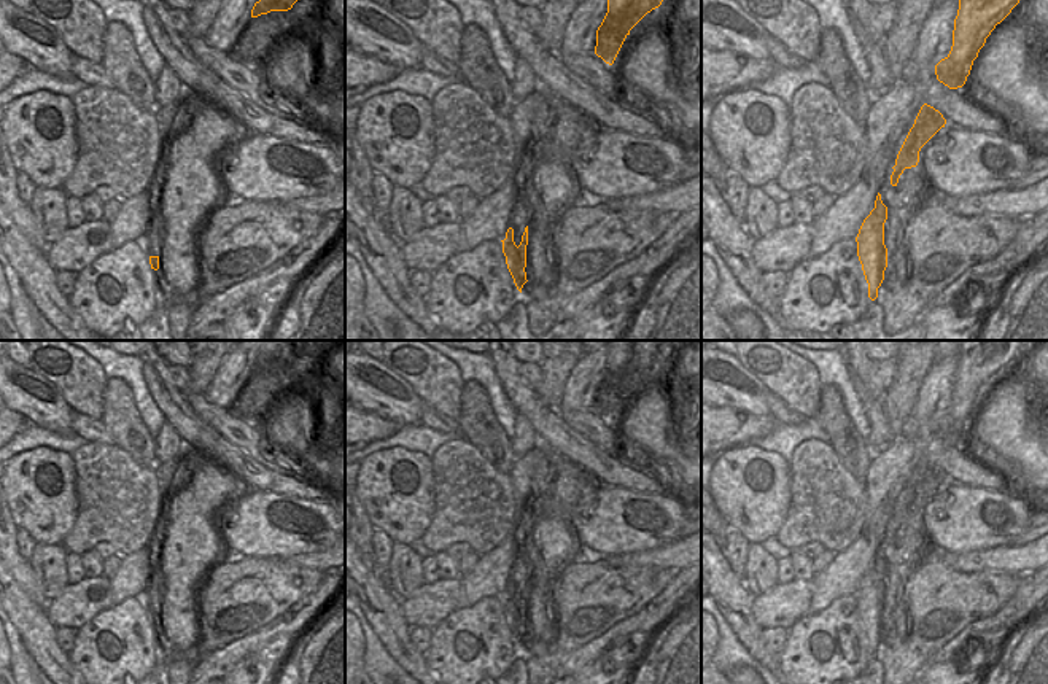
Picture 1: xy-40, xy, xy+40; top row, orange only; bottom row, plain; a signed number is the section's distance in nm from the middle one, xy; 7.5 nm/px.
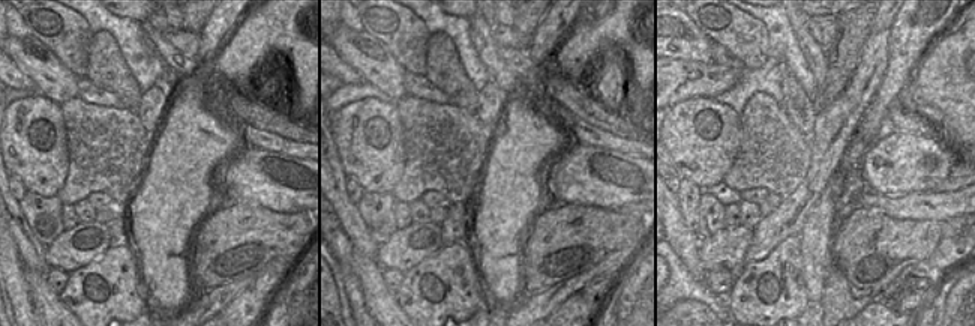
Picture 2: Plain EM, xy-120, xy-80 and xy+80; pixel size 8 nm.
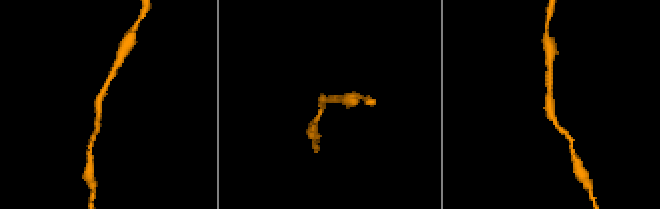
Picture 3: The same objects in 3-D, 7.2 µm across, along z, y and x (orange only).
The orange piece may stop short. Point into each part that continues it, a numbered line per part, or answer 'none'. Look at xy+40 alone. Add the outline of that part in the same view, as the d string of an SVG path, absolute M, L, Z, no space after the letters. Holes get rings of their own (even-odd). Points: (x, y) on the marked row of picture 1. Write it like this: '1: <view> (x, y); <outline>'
none

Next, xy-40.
none

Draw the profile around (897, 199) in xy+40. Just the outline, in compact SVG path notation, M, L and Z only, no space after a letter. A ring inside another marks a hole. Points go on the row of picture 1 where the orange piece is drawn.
M887 167L879 191L881 200L887 207L887 220L884 223L884 245L887 250L903 243L903 232L911 218L910 207L922 185L922 177L916 167L905 169L895 186L891 185L892 172L894 169Z

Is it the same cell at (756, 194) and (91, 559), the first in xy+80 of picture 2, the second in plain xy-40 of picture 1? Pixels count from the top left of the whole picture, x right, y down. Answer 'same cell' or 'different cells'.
different cells

